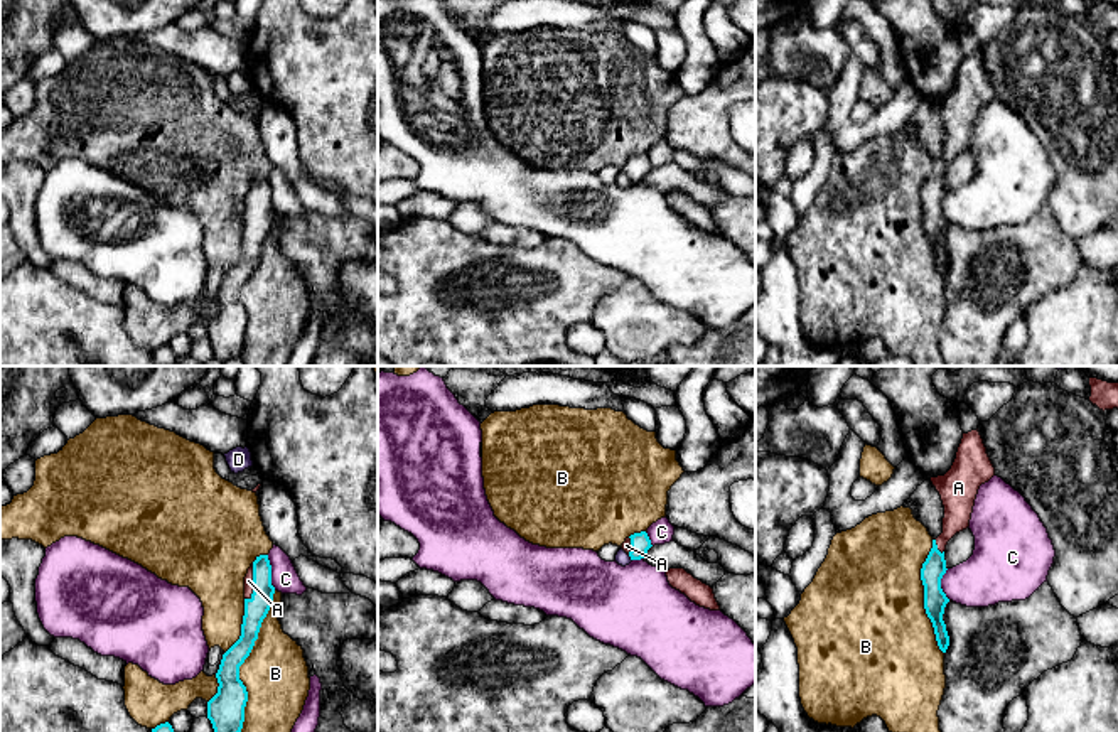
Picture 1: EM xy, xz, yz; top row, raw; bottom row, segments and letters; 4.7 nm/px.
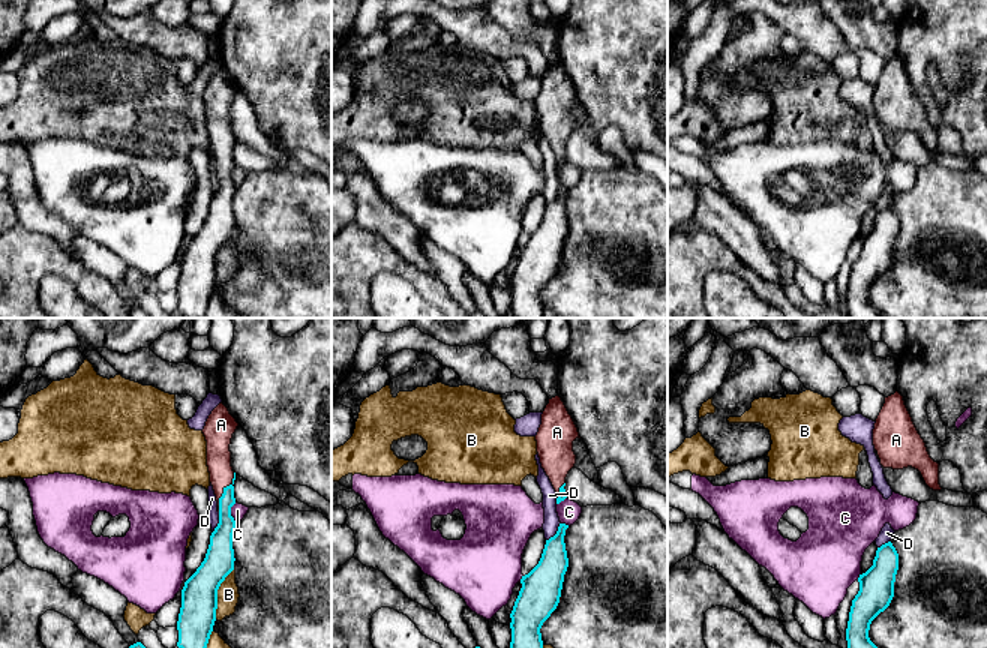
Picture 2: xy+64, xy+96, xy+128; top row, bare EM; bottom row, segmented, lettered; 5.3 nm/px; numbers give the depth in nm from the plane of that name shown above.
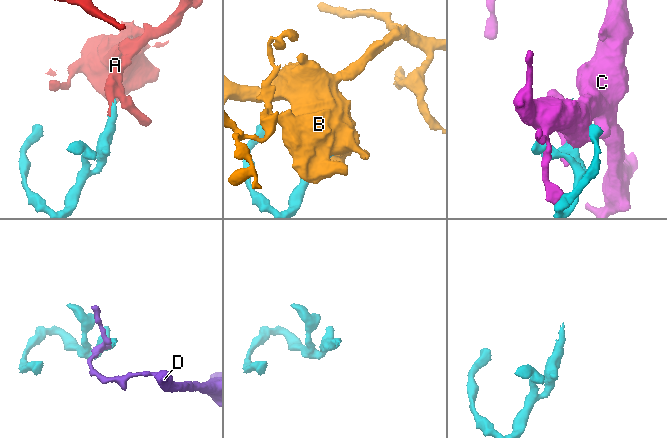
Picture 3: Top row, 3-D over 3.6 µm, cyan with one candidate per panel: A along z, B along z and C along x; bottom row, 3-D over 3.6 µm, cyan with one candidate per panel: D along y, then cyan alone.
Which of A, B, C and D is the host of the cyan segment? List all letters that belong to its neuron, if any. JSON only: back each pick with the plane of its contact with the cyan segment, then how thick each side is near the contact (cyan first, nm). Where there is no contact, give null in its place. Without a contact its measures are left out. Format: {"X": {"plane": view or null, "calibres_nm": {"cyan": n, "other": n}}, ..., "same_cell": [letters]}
{"A": {"plane": "xy", "calibres_nm": {"cyan": 120, "other": 50}}, "same_cell": ["A"]}

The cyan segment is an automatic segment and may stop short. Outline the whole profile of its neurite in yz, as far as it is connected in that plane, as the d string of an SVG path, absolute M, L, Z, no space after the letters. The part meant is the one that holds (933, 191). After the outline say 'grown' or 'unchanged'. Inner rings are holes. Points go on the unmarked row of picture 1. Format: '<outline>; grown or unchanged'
M976 52L963 56L956 81L944 98L931 100L944 128L943 155L933 162L933 170L922 186L924 231L933 245L938 268L946 275L949 258L943 243L949 224L941 211L946 196L944 172L948 164L970 148L975 121L981 106L995 98L995 89L986 76L983 61Z; grown

